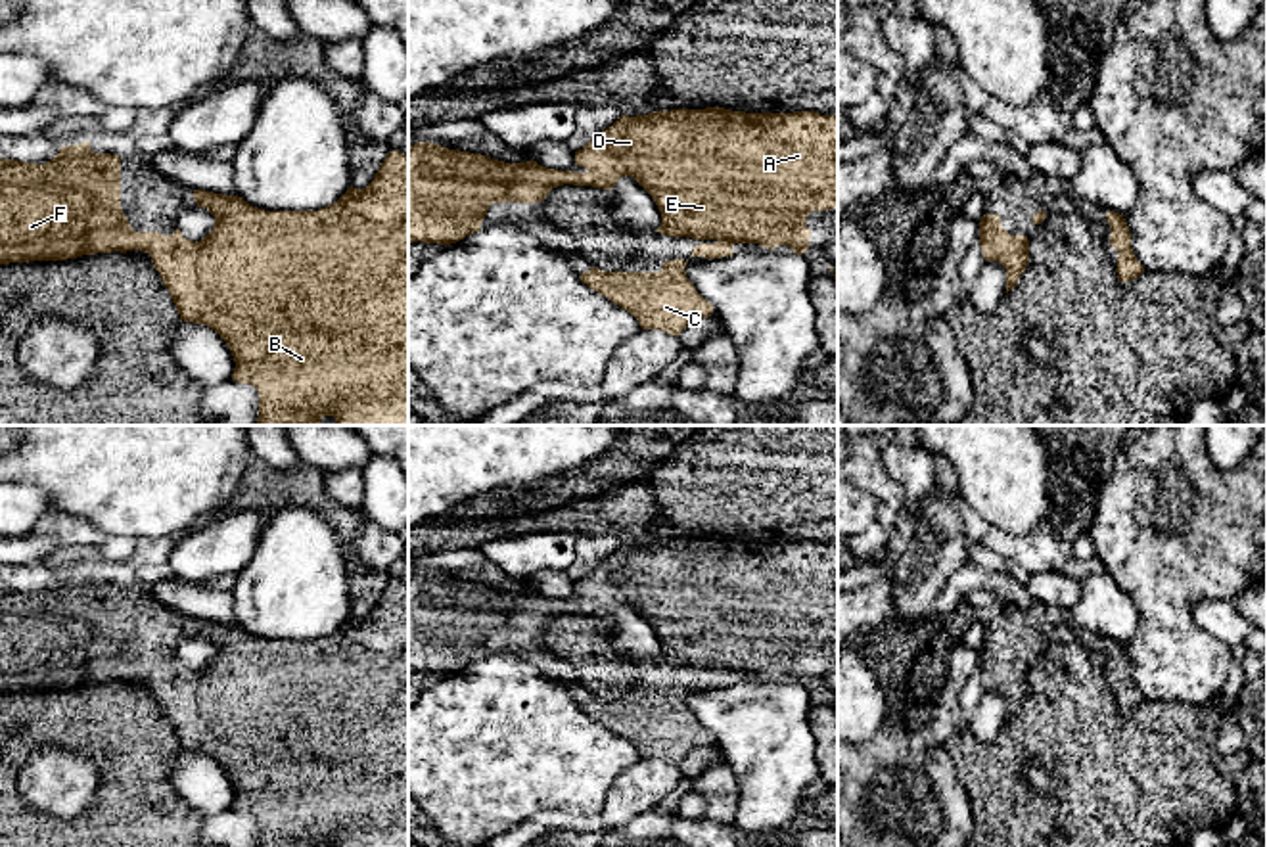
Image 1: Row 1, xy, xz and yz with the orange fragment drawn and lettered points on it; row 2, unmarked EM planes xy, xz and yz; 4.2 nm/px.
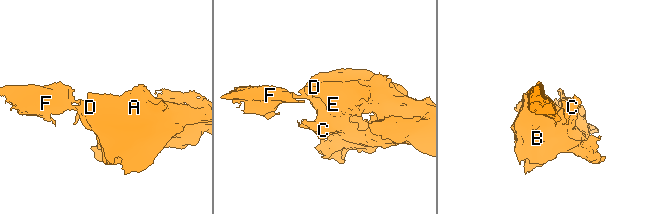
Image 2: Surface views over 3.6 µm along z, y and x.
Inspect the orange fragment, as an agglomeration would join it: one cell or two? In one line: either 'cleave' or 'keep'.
keep

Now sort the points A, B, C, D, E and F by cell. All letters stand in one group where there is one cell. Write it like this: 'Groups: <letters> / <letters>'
Groups: A B C D E F

